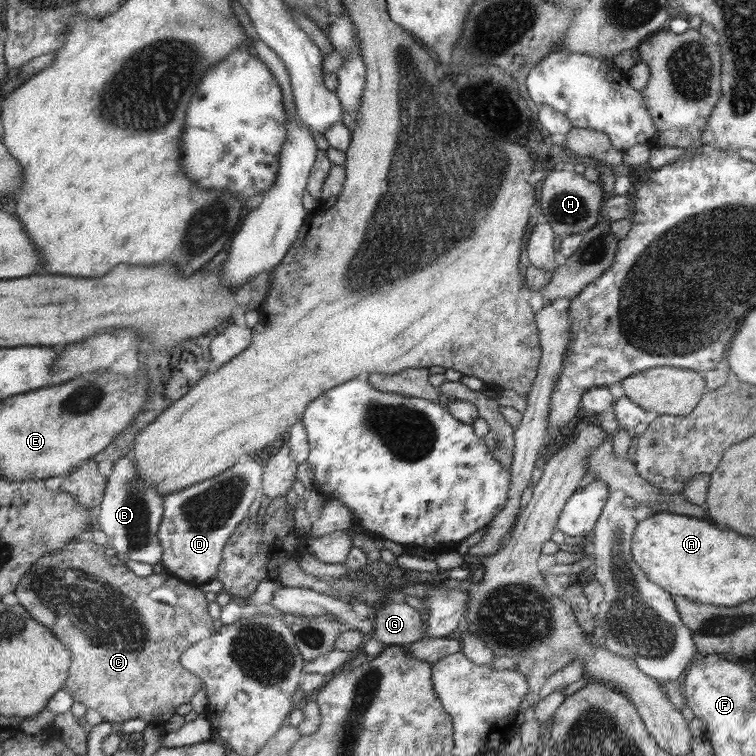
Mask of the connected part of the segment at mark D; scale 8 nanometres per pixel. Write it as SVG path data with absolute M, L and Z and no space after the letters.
M247 455L217 476L162 497L163 512L157 526L157 541L161 545L159 563L163 570L192 586L215 579L221 548L247 514L249 504L262 494L263 467L262 458Z

